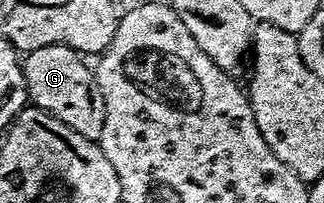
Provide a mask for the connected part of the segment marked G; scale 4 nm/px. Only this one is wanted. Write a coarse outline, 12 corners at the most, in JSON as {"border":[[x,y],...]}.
{"border":[[63,43],[26,52],[34,106],[86,139],[106,119],[95,71]]}

